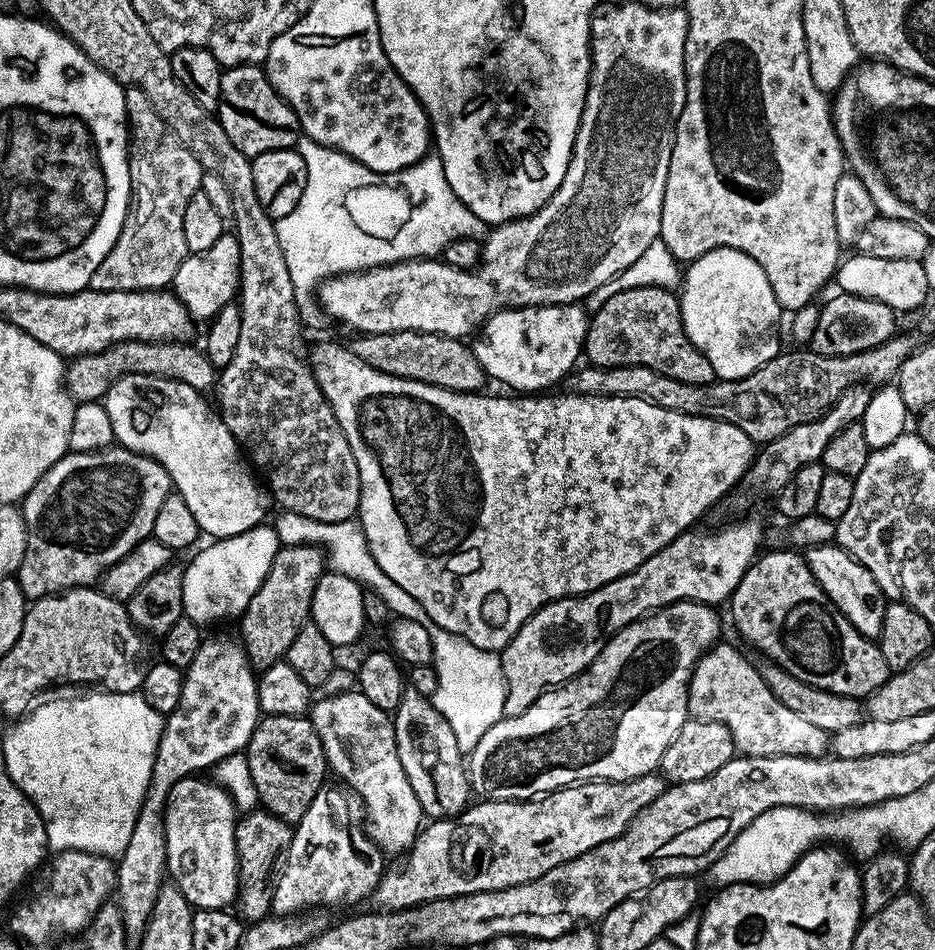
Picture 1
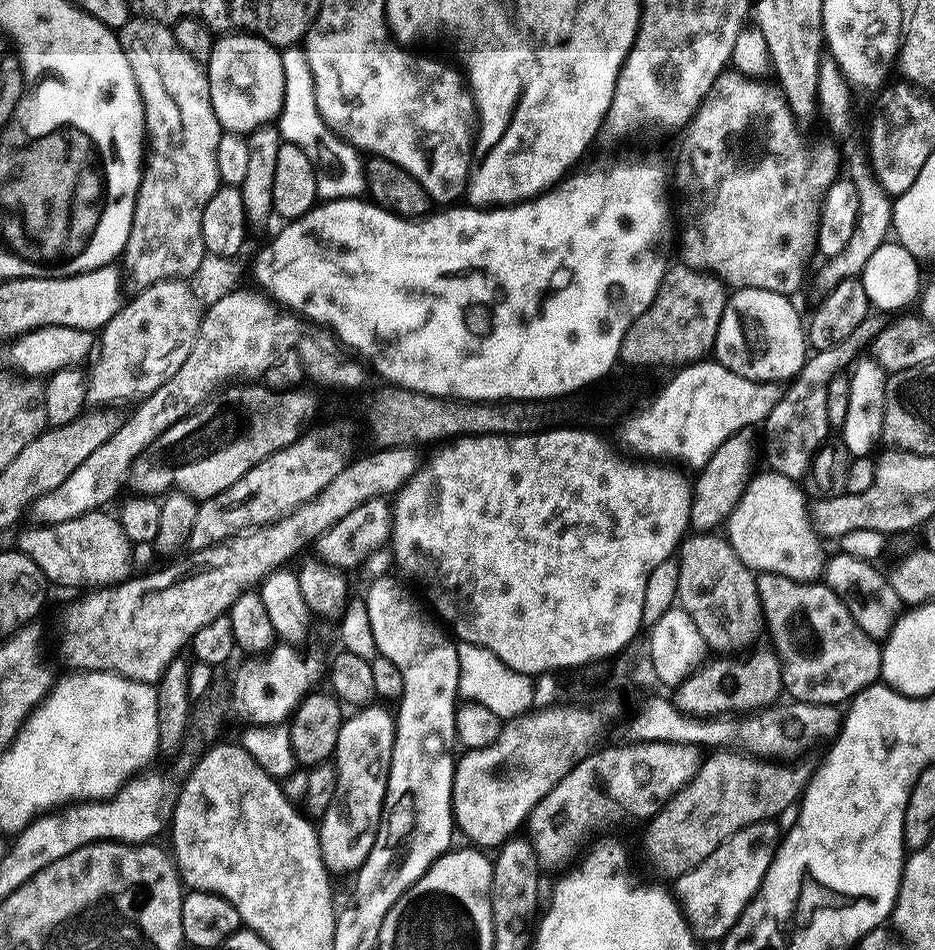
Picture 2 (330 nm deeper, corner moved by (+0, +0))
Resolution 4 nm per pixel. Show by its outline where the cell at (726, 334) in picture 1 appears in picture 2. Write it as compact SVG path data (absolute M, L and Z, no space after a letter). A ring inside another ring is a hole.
M771 287L737 288L729 295L722 322L718 322L715 359L747 380L785 382L806 364L806 328L802 320L800 324L800 317L791 299Z

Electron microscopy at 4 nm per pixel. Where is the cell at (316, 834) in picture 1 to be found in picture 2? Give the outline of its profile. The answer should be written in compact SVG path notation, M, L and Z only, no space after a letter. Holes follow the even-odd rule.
M364 706L353 716L349 715L338 730L338 742L334 753L336 770L336 792L324 816L318 820L318 835L320 838L320 856L324 859L324 867L329 873L350 872L368 862L368 855L376 841L380 822L384 819L384 799L386 798L388 768L391 766L392 747L395 742L396 725L393 713L377 706Z

